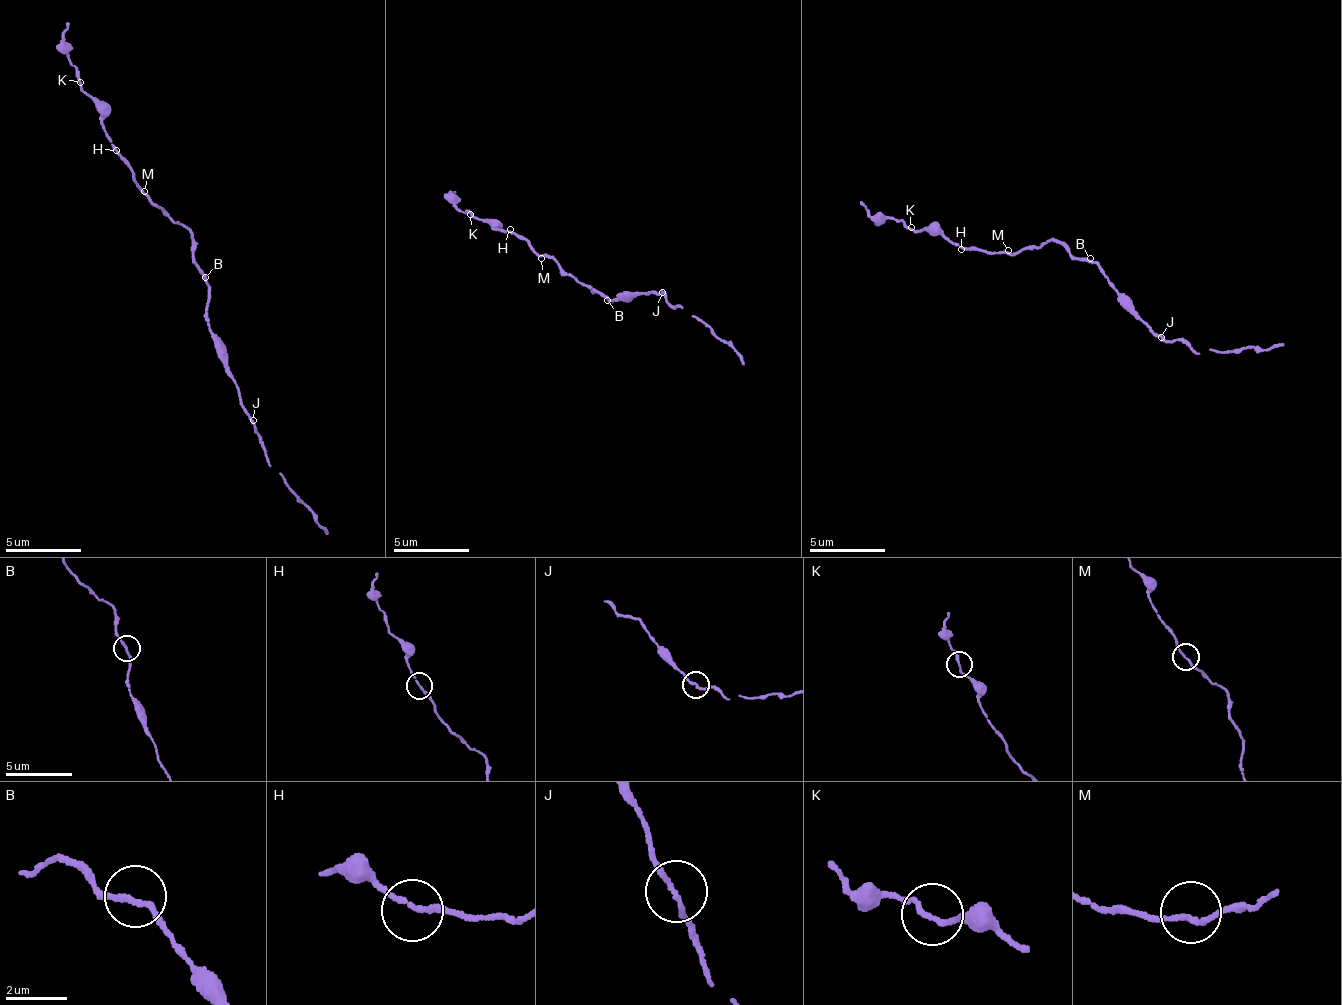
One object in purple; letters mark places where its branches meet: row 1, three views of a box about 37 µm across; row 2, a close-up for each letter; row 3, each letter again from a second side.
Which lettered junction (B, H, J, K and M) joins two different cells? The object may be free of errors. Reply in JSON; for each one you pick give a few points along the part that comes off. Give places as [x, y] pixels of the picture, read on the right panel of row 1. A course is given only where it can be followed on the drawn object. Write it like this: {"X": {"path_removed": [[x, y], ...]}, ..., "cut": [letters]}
{"cut": []}

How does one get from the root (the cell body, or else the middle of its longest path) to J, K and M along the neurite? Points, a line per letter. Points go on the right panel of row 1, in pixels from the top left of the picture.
J: (1090, 261), (1109, 279), (1109, 285), (1132, 317), (1160, 338)
K: (1090, 261), (1063, 245), (1047, 241), (1012, 255), (1000, 252), (992, 253), (946, 241), (938, 234), (911, 227)
M: (1090, 261), (1063, 245), (1047, 241), (1016, 253), (1008, 250)

